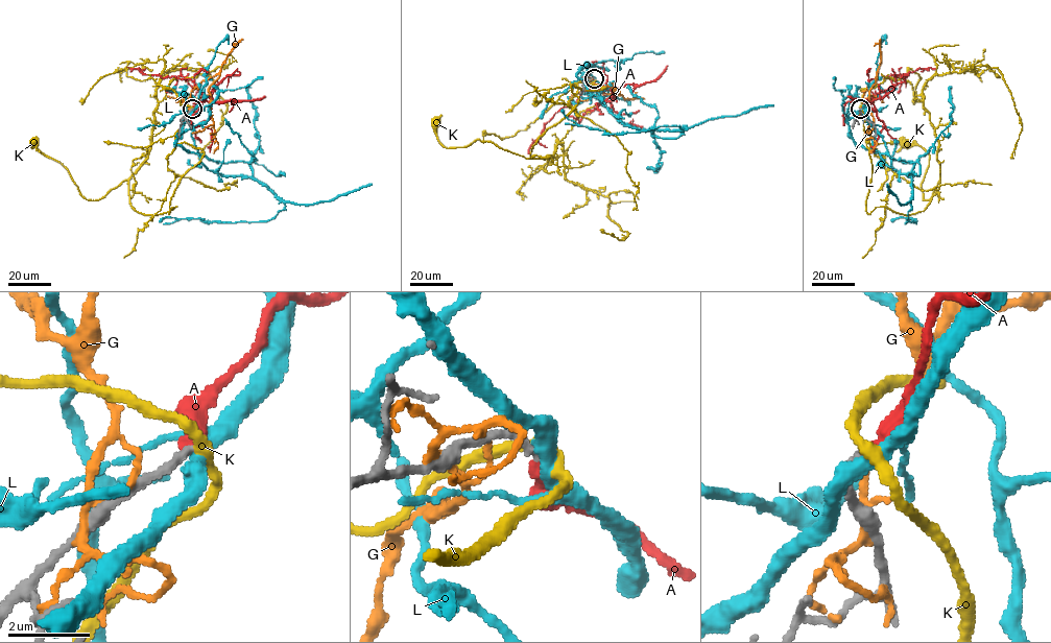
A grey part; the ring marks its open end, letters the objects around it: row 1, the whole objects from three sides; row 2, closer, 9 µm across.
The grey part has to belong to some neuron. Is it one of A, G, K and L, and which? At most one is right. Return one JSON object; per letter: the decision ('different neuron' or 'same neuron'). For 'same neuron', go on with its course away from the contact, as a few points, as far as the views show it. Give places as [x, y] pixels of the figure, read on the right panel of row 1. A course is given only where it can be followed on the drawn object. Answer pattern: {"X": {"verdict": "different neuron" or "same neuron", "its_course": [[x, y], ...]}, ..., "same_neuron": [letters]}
{"A": {"verdict": "same neuron", "its_course": [[860, 109], [864, 100], [873, 96], [870, 79], [905, 74], [920, 68], [935, 68]]}, "G": {"verdict": "different neuron"}, "K": {"verdict": "different neuron"}, "L": {"verdict": "different neuron"}, "same_neuron": ["A"]}

